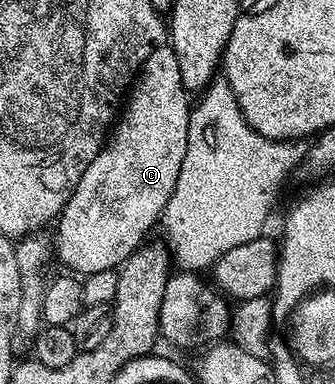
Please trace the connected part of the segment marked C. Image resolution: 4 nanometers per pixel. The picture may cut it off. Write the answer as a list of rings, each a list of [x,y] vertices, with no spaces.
[[[171,45],[155,47],[140,66],[140,74],[136,76],[134,86],[123,104],[122,114],[117,118],[98,157],[86,165],[86,173],[82,173],[78,185],[68,198],[68,204],[60,210],[55,220],[54,255],[68,266],[65,268],[76,273],[119,268],[125,259],[140,250],[147,240],[144,238],[148,230],[161,222],[166,205],[176,191],[182,157],[186,157],[190,114],[188,99],[190,93],[182,85],[182,73],[178,69],[174,49]]]

